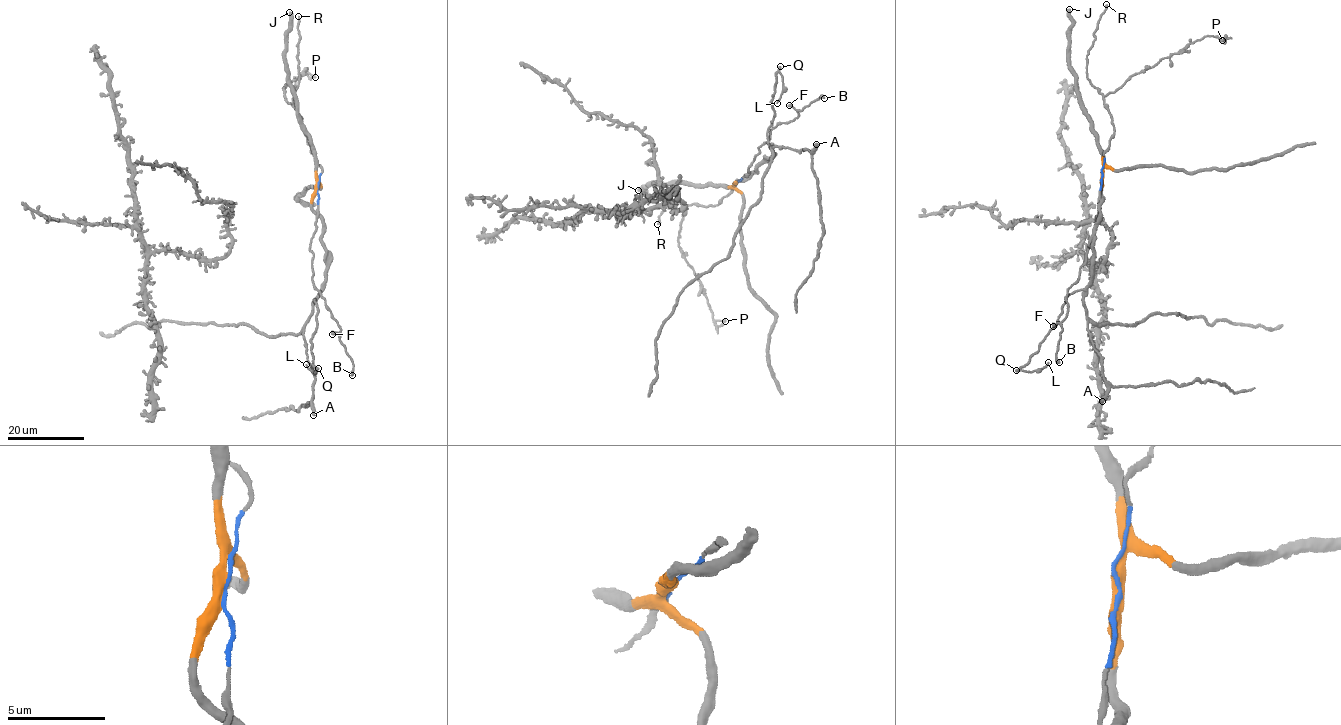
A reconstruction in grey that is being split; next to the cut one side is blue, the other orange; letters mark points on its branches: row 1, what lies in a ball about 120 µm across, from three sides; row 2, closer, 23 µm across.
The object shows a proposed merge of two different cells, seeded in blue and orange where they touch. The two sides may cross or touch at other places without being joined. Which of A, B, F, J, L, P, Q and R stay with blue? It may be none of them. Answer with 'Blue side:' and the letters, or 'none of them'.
Blue side: B, F, P, R

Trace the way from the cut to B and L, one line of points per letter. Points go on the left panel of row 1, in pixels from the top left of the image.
B: (317, 188), (316, 230), (310, 250), (313, 254), (312, 281), (340, 327), (339, 341), (353, 362), (353, 375)
L: (317, 188), (311, 208), (323, 223), (326, 278), (314, 300), (316, 330), (310, 341), (316, 372), (306, 364)

